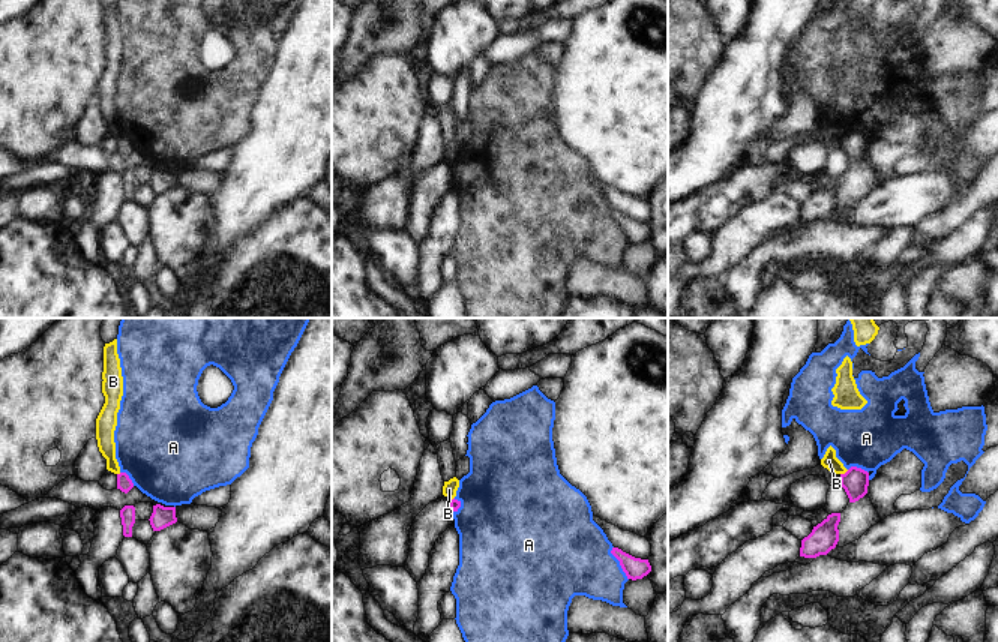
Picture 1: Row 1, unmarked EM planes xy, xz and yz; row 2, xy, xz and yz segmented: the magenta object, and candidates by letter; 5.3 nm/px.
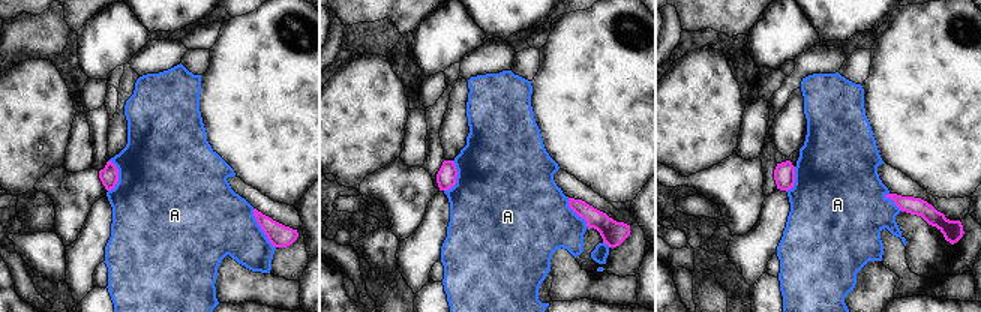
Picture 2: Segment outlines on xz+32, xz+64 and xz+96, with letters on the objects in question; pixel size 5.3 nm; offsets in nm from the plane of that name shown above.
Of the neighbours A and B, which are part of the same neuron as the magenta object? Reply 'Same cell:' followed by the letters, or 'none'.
Same cell: none

